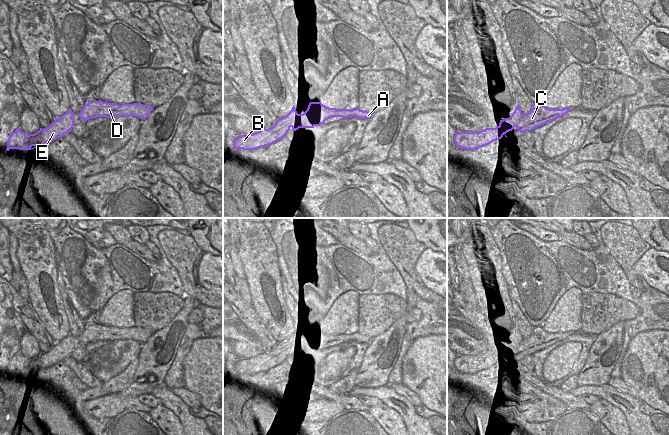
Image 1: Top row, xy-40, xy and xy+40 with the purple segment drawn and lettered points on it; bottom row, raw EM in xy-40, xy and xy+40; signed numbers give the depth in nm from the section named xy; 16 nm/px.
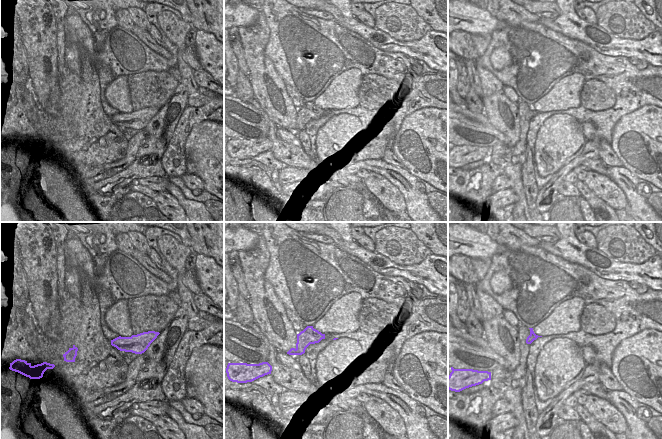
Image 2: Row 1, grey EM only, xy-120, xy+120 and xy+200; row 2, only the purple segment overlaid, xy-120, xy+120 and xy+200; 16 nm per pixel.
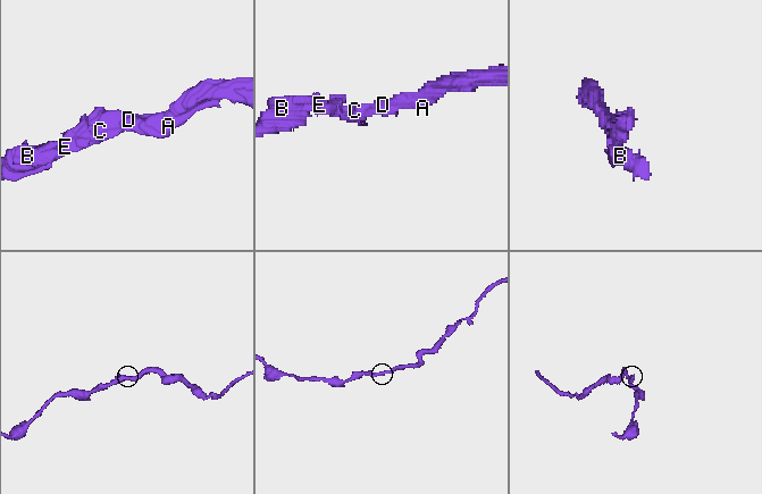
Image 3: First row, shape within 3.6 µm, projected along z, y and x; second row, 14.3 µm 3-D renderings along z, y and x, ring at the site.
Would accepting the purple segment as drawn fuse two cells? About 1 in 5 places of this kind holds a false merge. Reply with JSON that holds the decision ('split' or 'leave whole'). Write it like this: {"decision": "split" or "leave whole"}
{"decision": "leave whole"}

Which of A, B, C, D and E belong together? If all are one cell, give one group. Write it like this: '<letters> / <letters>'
A B C D E

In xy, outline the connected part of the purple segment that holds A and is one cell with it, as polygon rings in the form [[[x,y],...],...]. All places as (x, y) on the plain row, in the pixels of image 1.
[[[310,326],[307,334],[303,338],[298,338],[294,329],[292,334],[284,341],[277,344],[271,352],[249,358],[241,359],[233,365],[233,373],[255,374],[261,371],[272,369],[282,363],[292,352],[294,355],[299,352],[314,352],[324,348],[331,341],[360,343],[371,343],[372,337],[356,333],[336,333],[329,332],[321,326]]]

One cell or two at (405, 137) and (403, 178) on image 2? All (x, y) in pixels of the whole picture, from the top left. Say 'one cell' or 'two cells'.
two cells

